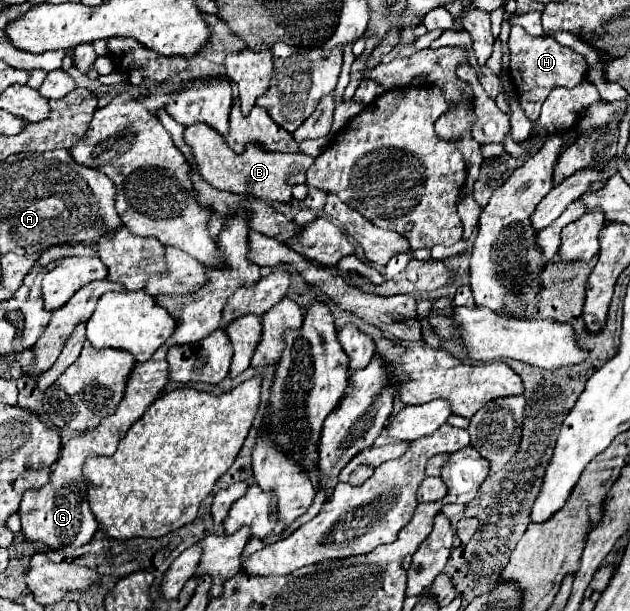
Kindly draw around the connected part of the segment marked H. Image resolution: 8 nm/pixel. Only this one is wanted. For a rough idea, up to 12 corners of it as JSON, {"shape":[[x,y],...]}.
{"shape":[[512,26],[510,82],[530,122],[552,88],[574,88],[586,58]]}

